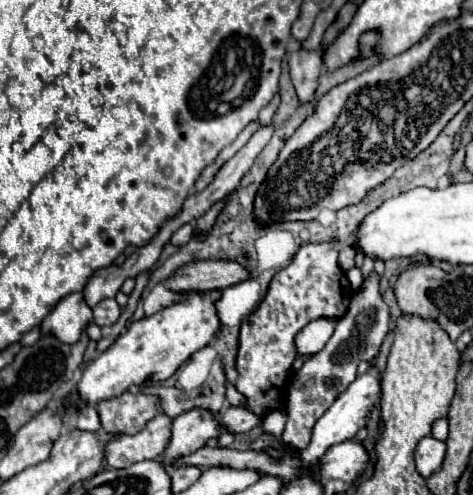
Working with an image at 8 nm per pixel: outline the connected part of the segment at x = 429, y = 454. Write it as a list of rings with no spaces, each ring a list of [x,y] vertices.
[[[425,436],[417,442],[417,452],[415,452],[415,464],[417,472],[423,478],[429,478],[433,472],[437,472],[443,464],[445,458],[445,444],[433,436]]]

